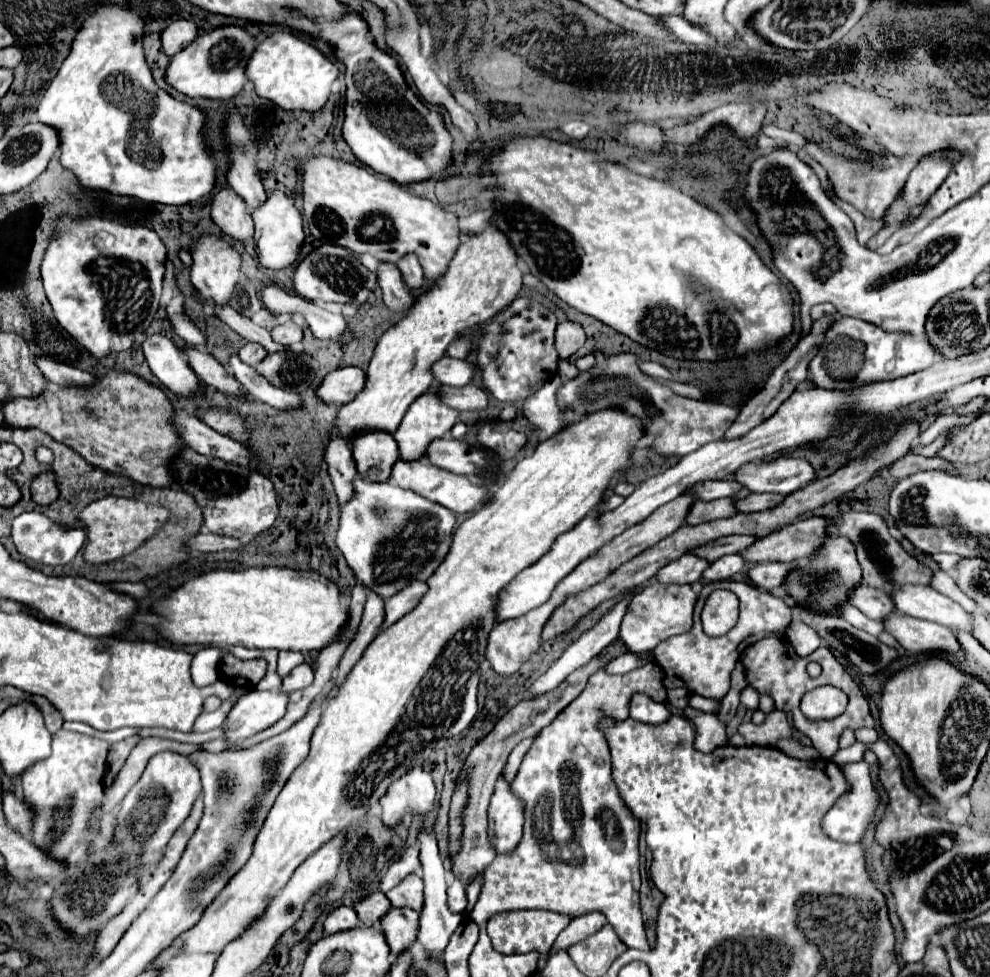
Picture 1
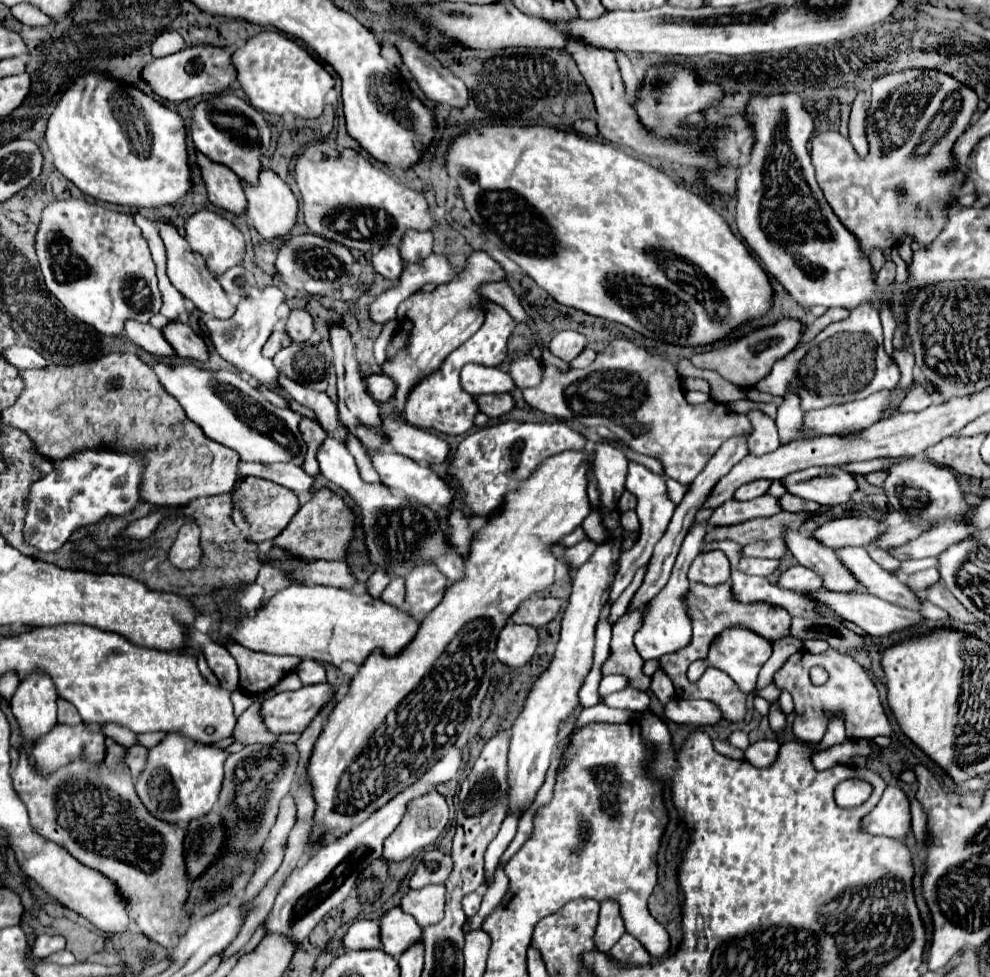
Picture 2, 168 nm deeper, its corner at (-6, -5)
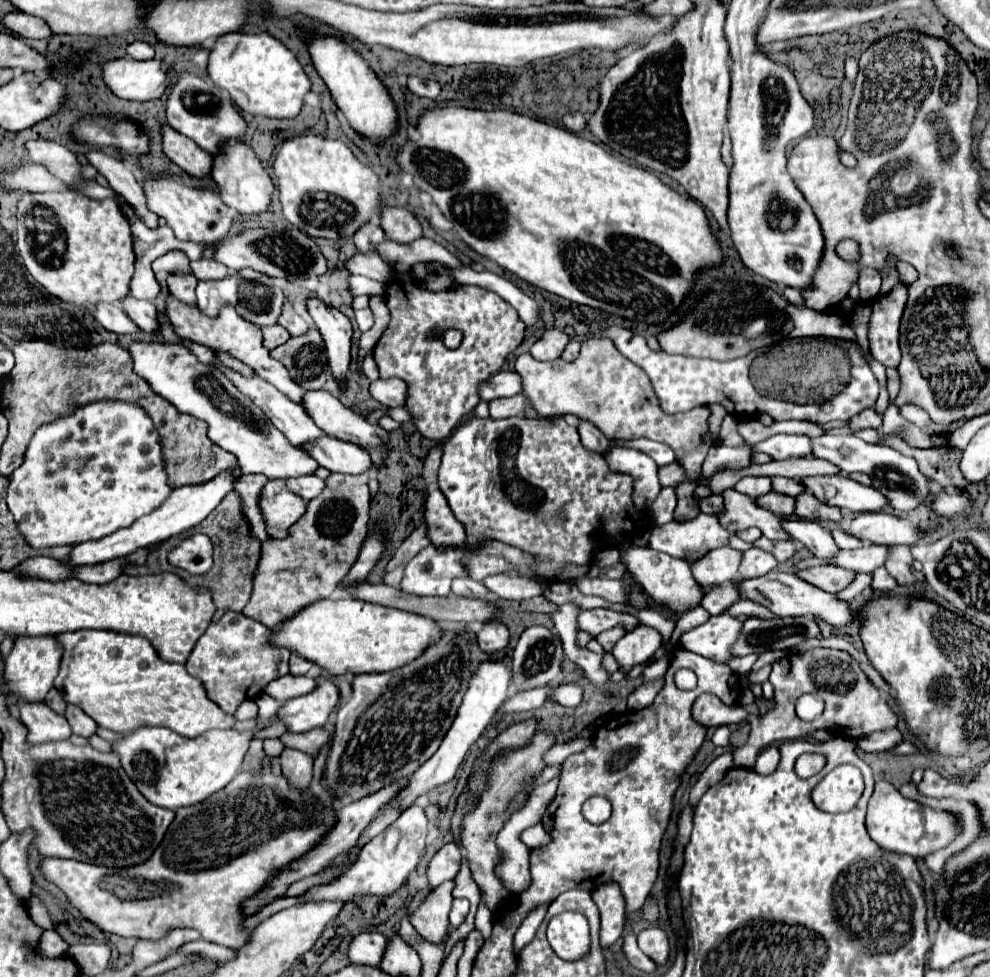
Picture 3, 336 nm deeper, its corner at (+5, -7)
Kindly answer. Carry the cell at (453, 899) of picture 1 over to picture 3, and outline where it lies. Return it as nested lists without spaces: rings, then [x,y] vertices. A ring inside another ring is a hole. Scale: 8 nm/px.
[[[453,899],[453,907],[451,907],[451,913],[449,913],[451,925],[457,929],[465,921],[467,913],[469,913],[469,901],[467,899]]]

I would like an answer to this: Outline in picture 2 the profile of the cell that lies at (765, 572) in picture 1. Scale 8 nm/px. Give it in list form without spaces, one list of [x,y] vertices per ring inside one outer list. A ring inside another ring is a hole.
[[[804,565],[790,567],[780,577],[780,587],[792,589],[792,591],[812,591],[812,589],[818,589],[820,585],[822,585],[822,575]]]

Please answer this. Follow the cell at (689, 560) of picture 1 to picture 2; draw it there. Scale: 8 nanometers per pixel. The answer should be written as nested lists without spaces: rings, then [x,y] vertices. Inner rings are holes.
[[[722,551],[700,553],[690,565],[690,581],[700,581],[706,585],[718,585],[728,581],[730,561]]]

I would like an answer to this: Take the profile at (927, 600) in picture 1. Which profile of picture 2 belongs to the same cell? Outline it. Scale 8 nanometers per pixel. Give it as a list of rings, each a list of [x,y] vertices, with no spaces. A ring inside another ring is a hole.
[[[840,547],[836,549],[836,555],[868,593],[900,607],[918,609],[918,595],[894,575],[884,571],[878,563],[874,563],[862,547]]]

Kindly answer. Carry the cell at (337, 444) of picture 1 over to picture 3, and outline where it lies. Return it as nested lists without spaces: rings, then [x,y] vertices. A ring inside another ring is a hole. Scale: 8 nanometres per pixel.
[[[169,297],[169,299],[167,299],[167,317],[169,317],[169,321],[173,323],[175,333],[177,333],[179,337],[189,339],[189,341],[195,341],[195,343],[203,343],[203,345],[209,347],[209,349],[221,349],[221,351],[231,353],[231,355],[237,357],[239,361],[243,361],[243,363],[247,363],[249,367],[253,367],[255,373],[257,373],[261,379],[265,379],[267,383],[275,385],[283,395],[287,395],[289,399],[293,399],[293,403],[299,403],[299,405],[301,405],[301,399],[303,399],[305,391],[303,391],[297,383],[291,381],[291,377],[289,377],[289,373],[287,373],[287,369],[285,369],[285,365],[283,365],[281,361],[275,361],[273,357],[269,357],[269,351],[261,345],[261,329],[255,327],[255,325],[251,325],[251,323],[247,323],[245,319],[241,319],[241,317],[235,313],[233,307],[229,307],[229,305],[223,307],[221,313],[219,313],[219,317],[211,319],[211,317],[201,315],[197,307],[189,307],[189,305],[179,303],[179,301],[175,301],[173,297]]]

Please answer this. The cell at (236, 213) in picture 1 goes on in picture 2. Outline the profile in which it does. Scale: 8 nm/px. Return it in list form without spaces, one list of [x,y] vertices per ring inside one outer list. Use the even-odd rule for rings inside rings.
[[[196,151],[196,163],[200,167],[202,181],[208,191],[208,199],[214,207],[228,209],[232,213],[246,211],[246,197],[240,187],[238,175],[222,163],[210,161],[204,153]]]

